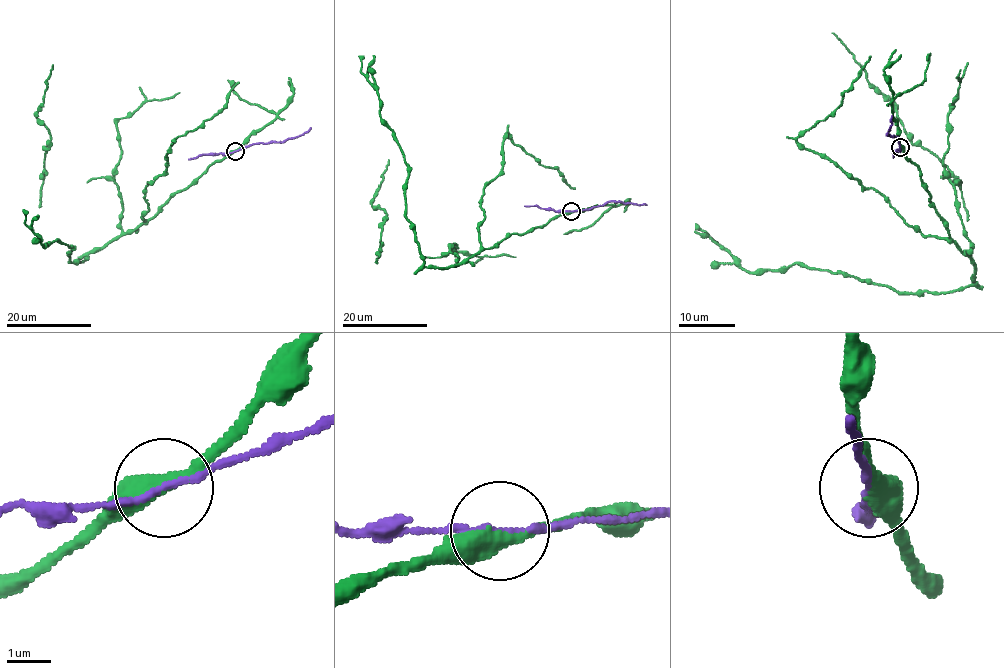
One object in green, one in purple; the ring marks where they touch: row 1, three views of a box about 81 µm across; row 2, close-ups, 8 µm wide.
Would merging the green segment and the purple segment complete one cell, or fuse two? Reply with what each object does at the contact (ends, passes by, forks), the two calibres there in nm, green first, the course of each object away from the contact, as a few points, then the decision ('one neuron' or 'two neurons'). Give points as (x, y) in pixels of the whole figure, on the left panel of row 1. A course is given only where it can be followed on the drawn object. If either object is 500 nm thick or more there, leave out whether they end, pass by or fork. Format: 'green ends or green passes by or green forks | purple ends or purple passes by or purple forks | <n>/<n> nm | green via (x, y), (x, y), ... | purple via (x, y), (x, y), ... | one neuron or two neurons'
green passes by | purple passes by | 440/140 nm | green via (235, 151), (83, 261), (70, 261), (72, 248), (58, 239), (42, 246), (24, 223), (23, 209) | purple via (235, 151), (254, 144), (285, 141), (310, 128) | two neurons

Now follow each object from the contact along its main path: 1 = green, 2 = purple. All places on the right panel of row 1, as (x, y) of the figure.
1: (899, 147), (918, 168), (949, 235), (972, 260), (971, 284), (897, 292), (800, 263), (745, 271), (695, 224)
2: (899, 147), (897, 137), (887, 134), (891, 116)

